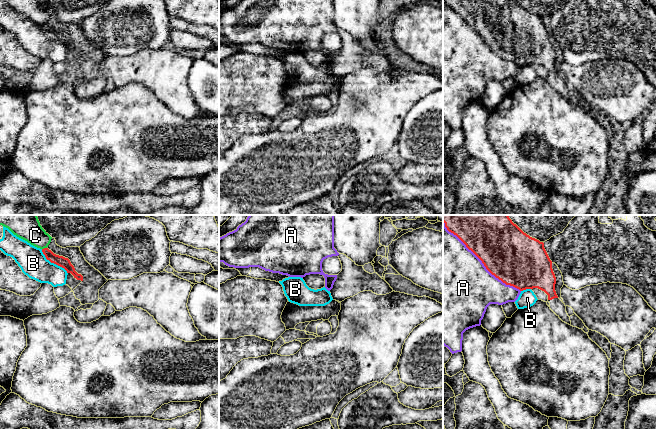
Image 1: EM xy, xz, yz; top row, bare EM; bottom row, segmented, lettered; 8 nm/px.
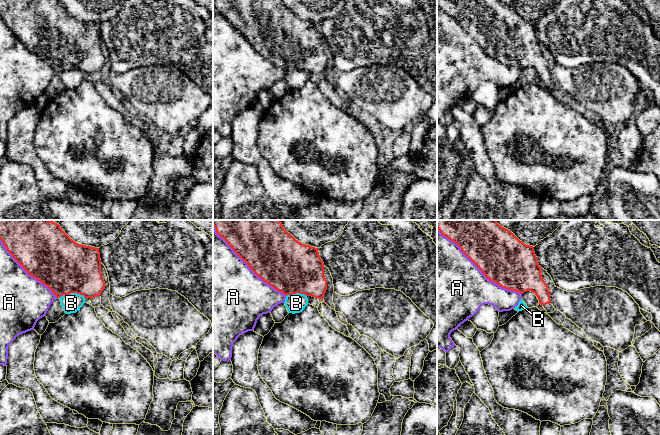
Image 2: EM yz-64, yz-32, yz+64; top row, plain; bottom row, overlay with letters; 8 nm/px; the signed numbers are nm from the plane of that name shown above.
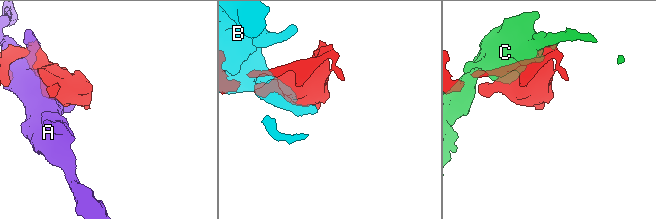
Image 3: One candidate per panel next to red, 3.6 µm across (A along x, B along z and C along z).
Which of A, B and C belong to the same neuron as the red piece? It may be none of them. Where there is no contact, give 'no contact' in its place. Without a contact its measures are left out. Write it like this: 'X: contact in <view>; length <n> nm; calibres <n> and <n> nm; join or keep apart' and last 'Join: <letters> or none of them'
A: contact in yz; length 800 nm; calibres 420 and 500 nm; keep apart
B: contact in xy; length 300 nm; calibres 90 and 220 nm; keep apart
C: contact in xy; length 40 nm; calibres 90 and 160 nm; keep apart
Join: none of them

